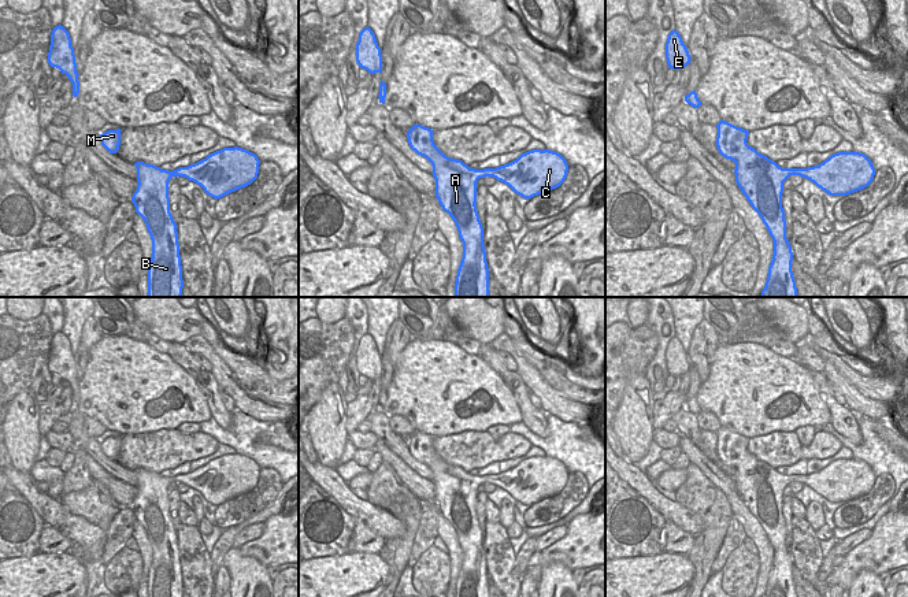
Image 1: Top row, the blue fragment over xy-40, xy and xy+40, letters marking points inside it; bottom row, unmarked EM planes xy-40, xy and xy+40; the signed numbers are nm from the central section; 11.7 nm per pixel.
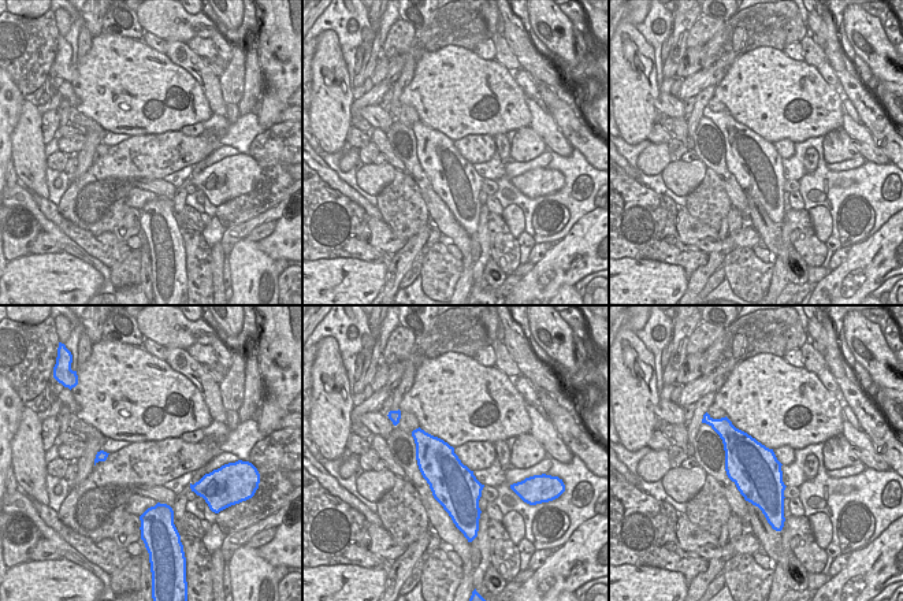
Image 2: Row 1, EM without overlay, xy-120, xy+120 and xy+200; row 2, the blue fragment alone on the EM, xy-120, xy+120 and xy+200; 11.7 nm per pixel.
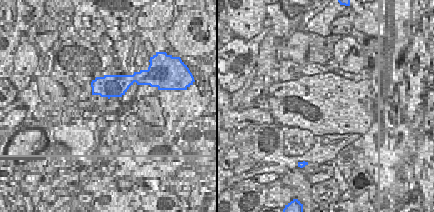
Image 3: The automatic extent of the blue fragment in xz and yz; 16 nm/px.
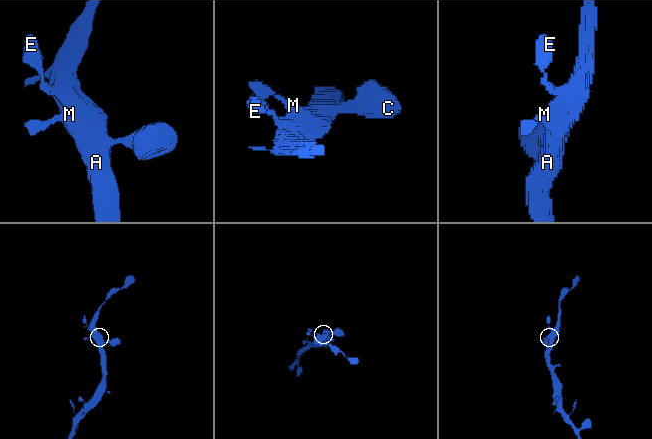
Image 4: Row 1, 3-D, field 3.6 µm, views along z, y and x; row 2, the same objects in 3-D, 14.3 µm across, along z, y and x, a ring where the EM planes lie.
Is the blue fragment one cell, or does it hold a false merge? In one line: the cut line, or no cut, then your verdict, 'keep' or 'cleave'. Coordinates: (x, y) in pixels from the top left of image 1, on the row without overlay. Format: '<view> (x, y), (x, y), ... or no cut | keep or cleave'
no cut | keep

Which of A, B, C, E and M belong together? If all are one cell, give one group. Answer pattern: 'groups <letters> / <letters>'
groups A B C E M

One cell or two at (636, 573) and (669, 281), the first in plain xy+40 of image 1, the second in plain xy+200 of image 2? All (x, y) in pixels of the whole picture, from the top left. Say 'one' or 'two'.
one

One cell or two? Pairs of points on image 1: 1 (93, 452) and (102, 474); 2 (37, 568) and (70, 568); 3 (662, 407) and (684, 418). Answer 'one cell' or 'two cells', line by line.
1: two cells
2: one cell
3: two cells

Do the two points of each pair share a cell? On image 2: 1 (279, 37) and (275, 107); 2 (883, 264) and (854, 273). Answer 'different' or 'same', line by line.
1: same
2: same

